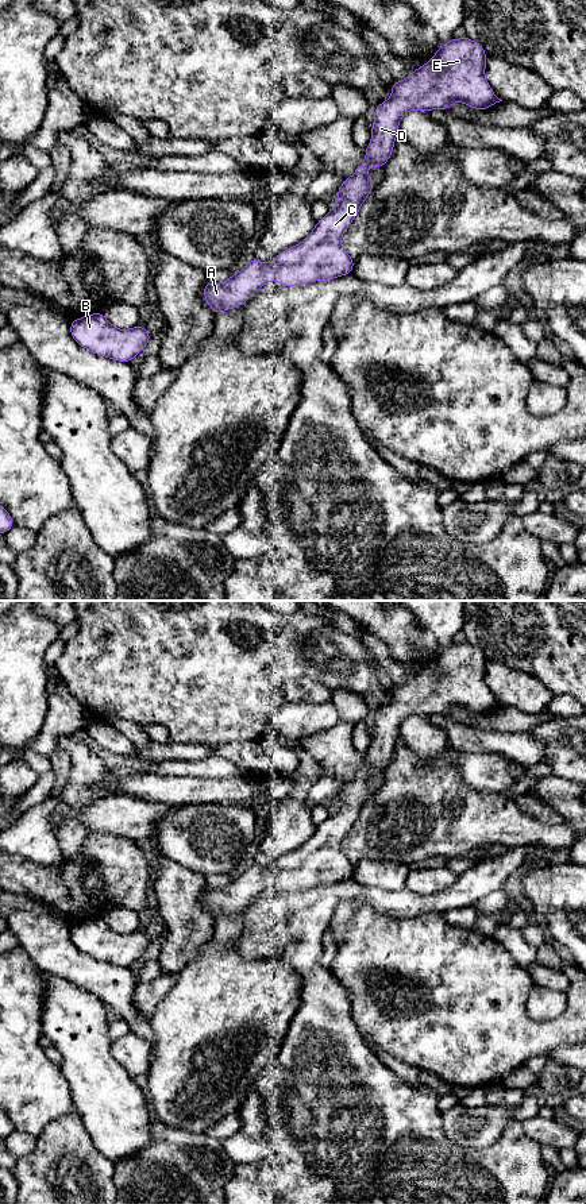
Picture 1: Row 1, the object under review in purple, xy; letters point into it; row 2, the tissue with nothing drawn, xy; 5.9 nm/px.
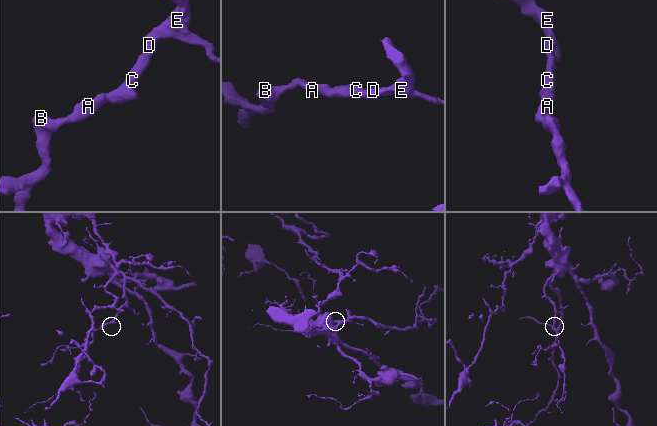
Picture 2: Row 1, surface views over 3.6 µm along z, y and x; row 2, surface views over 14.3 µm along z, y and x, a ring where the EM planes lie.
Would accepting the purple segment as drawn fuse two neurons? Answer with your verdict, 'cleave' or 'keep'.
keep

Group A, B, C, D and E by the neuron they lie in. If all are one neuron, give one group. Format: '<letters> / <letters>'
A B C D E

